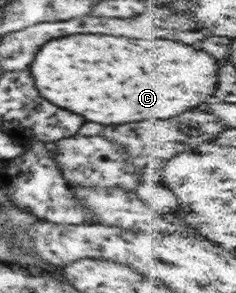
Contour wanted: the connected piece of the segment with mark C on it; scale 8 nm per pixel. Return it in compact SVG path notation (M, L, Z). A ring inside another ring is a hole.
M74 34L46 42L30 72L48 102L98 124L168 120L216 96L220 62L204 50L176 40L132 40L102 34Z

